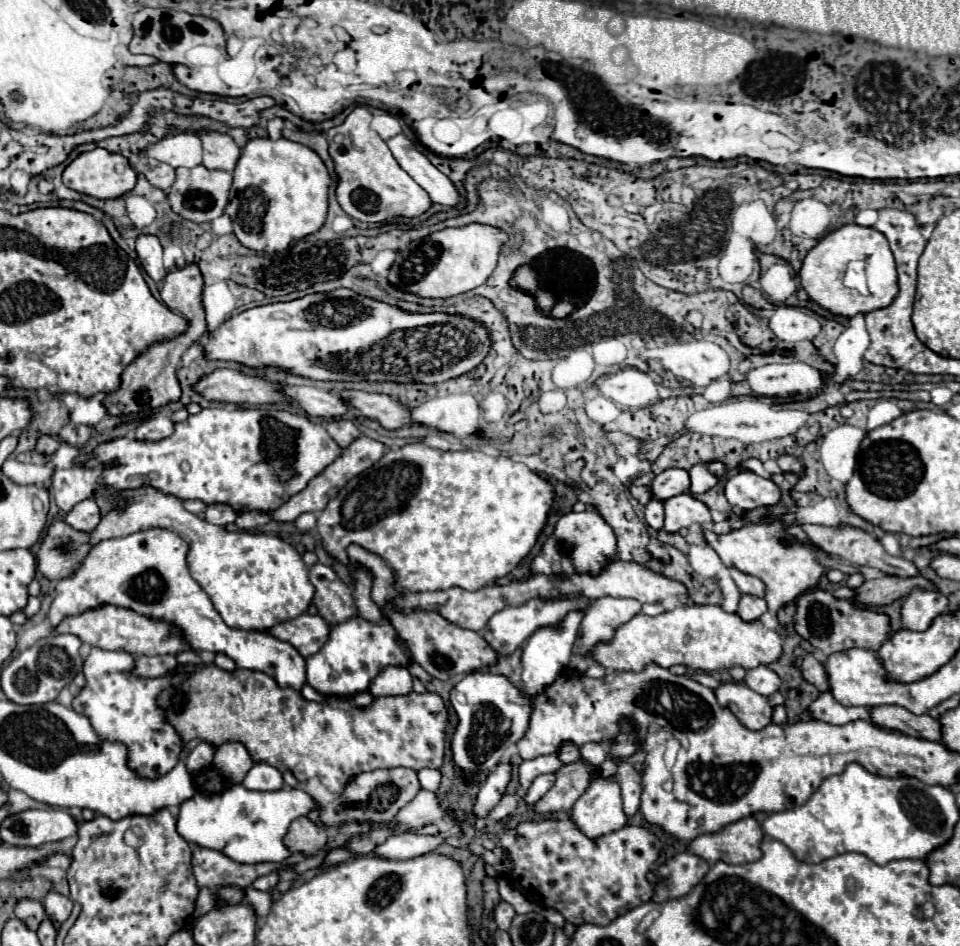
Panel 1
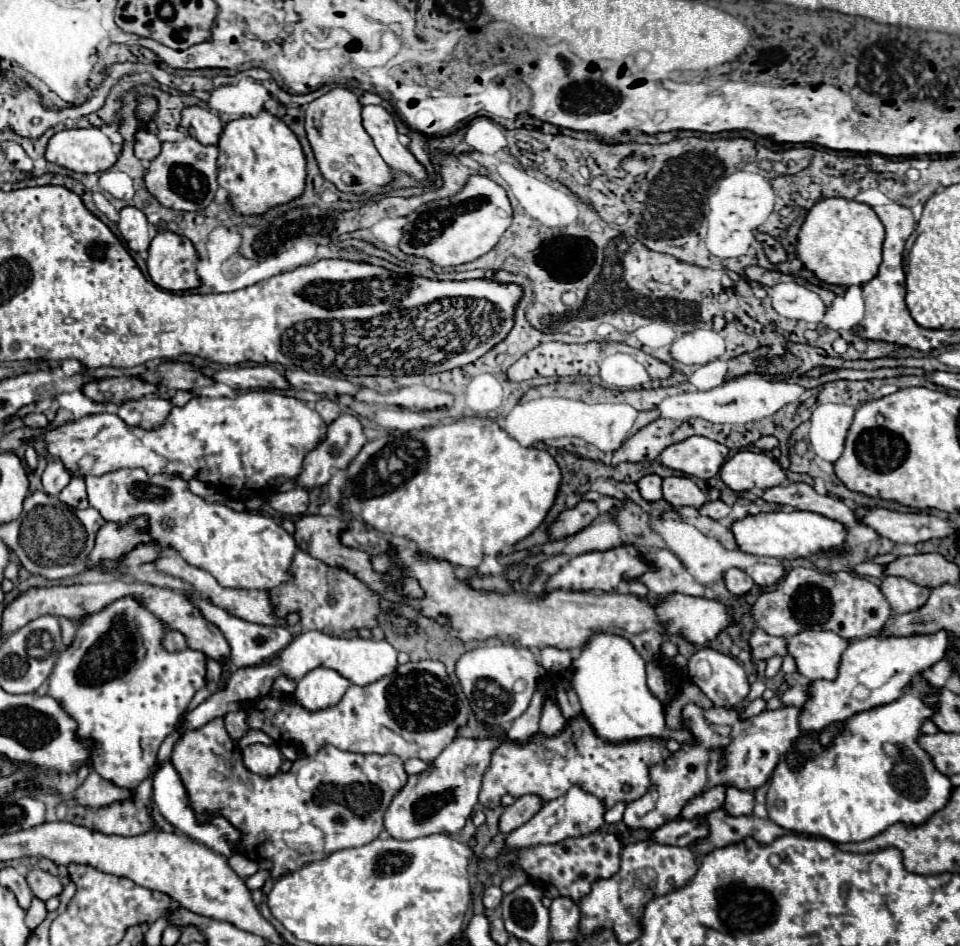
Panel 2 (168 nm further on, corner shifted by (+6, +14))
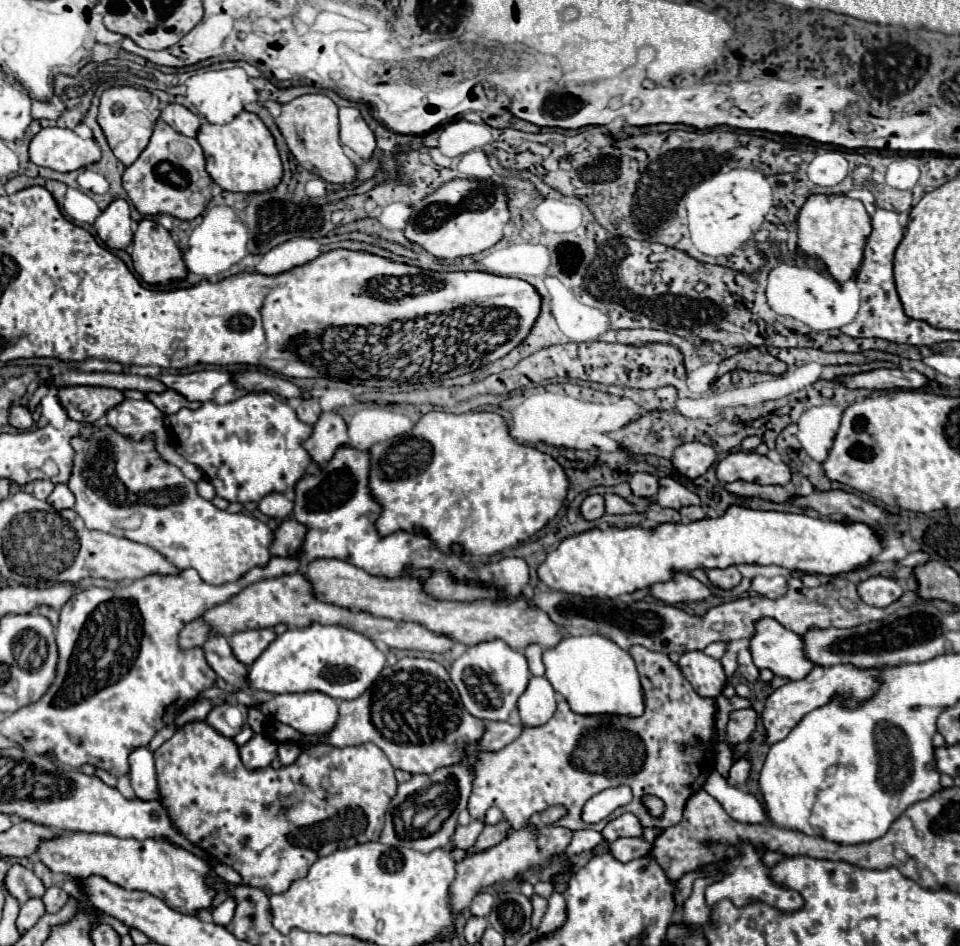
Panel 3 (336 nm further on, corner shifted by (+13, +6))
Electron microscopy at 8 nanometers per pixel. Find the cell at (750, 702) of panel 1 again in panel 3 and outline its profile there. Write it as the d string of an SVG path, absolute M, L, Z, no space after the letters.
M695 650L681 654L679 668L691 682L695 692L703 698L719 698L727 686L727 676L719 660Z

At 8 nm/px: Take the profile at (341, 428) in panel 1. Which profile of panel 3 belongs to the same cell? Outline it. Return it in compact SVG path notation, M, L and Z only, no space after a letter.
M307 398L305 404L297 408L299 420L303 420L305 424L311 424L311 426L315 424L315 420L319 420L321 412L323 412L323 410L321 410L321 406L319 406L319 402L317 402L315 398Z

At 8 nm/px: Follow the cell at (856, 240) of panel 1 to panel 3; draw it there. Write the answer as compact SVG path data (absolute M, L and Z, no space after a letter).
M813 194L803 204L797 216L799 250L811 258L823 260L827 272L839 282L847 282L857 274L859 264L863 262L863 248L867 244L869 234L871 234L871 216L867 214L865 206L859 200L853 200L849 196Z

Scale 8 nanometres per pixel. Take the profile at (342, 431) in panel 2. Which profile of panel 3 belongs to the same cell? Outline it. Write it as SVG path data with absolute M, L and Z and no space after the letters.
M323 412L313 426L313 436L303 442L303 448L307 448L309 456L323 466L341 446L349 446L345 420L337 412Z

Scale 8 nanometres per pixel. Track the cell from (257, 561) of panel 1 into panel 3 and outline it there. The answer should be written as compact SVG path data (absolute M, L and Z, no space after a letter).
M101 418L89 424L79 438L71 440L71 444L77 454L73 476L67 486L77 498L73 510L85 520L87 528L101 530L119 538L125 536L127 540L151 546L179 570L195 568L207 584L227 584L231 580L239 580L239 576L245 576L251 568L263 568L263 564L271 560L269 546L273 544L273 532L269 530L269 526L243 512L229 514L215 508L209 500L203 500L197 494L195 484L185 478L179 468L167 464L157 454L151 438L133 442L111 430L107 420Z

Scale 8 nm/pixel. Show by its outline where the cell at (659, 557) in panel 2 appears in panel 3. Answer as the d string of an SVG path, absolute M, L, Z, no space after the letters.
M675 572L671 580L657 582L649 588L649 594L665 604L679 604L679 602L697 602L707 598L711 592L705 584L693 578L689 572Z

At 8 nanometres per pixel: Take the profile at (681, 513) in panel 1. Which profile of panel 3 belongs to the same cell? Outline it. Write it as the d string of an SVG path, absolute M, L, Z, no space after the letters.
M661 478L659 480L659 494L657 494L657 504L661 508L675 508L681 510L683 506L697 506L699 496L687 490L683 484L679 484L673 478Z

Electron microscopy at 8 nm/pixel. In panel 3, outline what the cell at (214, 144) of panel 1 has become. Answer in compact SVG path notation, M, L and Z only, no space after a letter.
M167 104L161 108L161 118L179 134L195 138L201 128L201 118L179 104Z

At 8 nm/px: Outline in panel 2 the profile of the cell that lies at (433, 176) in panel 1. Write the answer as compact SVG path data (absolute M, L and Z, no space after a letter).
M362 106L362 126L372 138L378 154L390 168L402 170L420 182L426 180L424 166L418 164L416 158L406 150L406 146L398 142L394 120L382 106Z

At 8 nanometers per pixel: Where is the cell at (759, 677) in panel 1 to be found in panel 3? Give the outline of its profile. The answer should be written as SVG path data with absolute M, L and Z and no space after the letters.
M725 652L725 656L721 658L721 664L723 664L723 668L725 668L725 674L727 674L727 678L731 678L733 676L733 672L737 670L737 656L735 656L735 652Z

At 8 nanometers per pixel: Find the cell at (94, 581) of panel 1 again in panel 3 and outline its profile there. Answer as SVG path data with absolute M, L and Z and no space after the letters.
M261 628L261 630L243 630L243 632L235 632L229 636L229 644L231 650L235 654L235 658L245 664L251 666L261 652L275 640L275 632L271 628Z

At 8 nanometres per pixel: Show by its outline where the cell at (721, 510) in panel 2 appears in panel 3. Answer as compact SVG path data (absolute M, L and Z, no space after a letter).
M687 506L679 510L685 522L695 522L695 520L703 520L705 518L705 510L701 506Z

